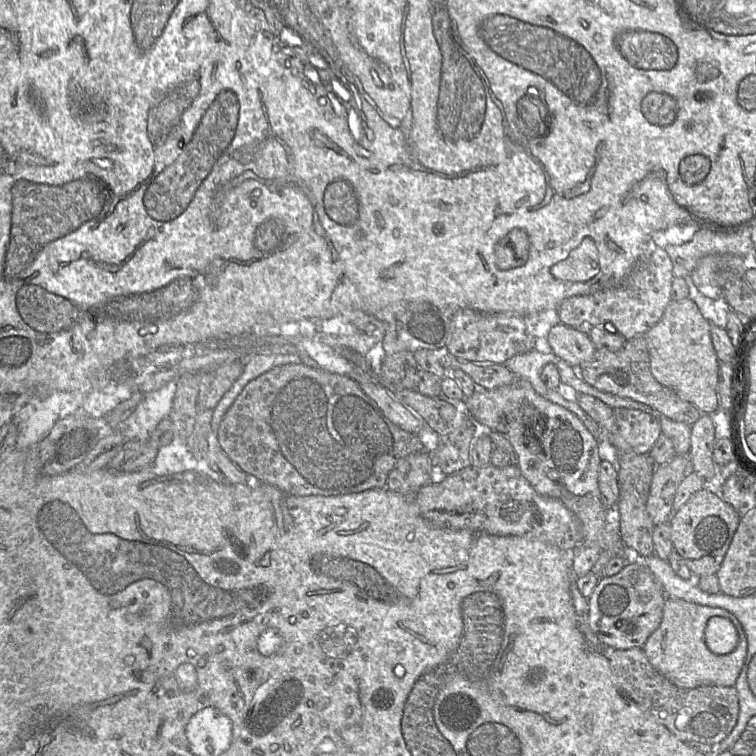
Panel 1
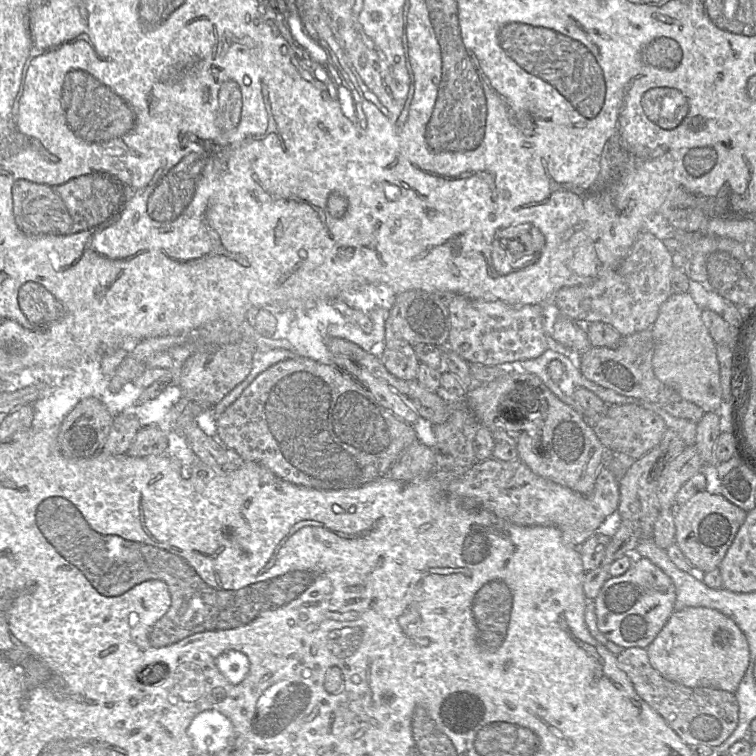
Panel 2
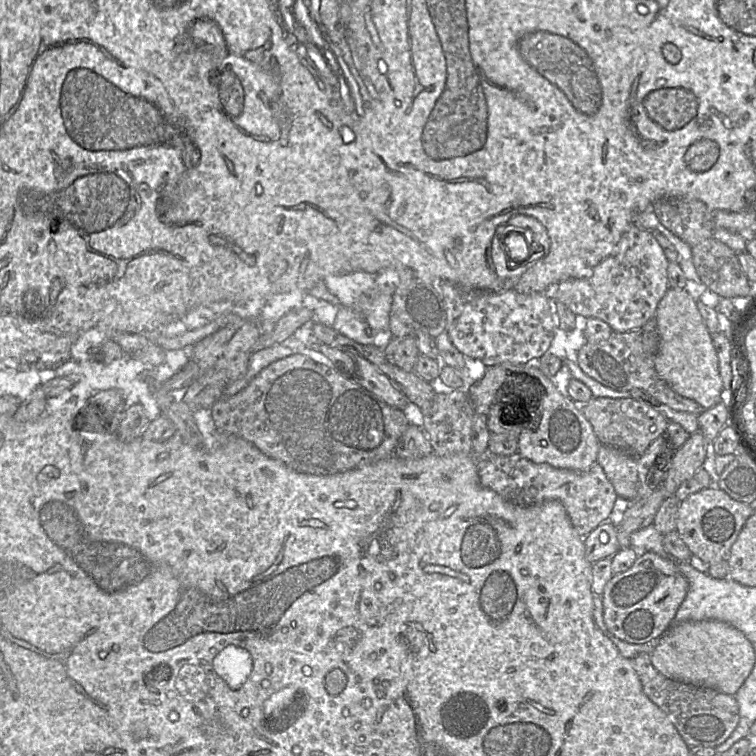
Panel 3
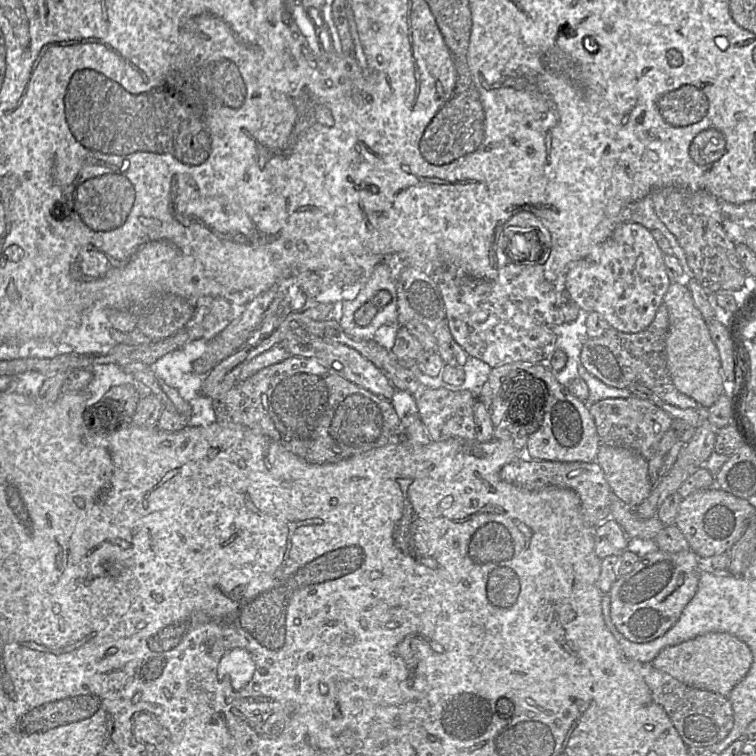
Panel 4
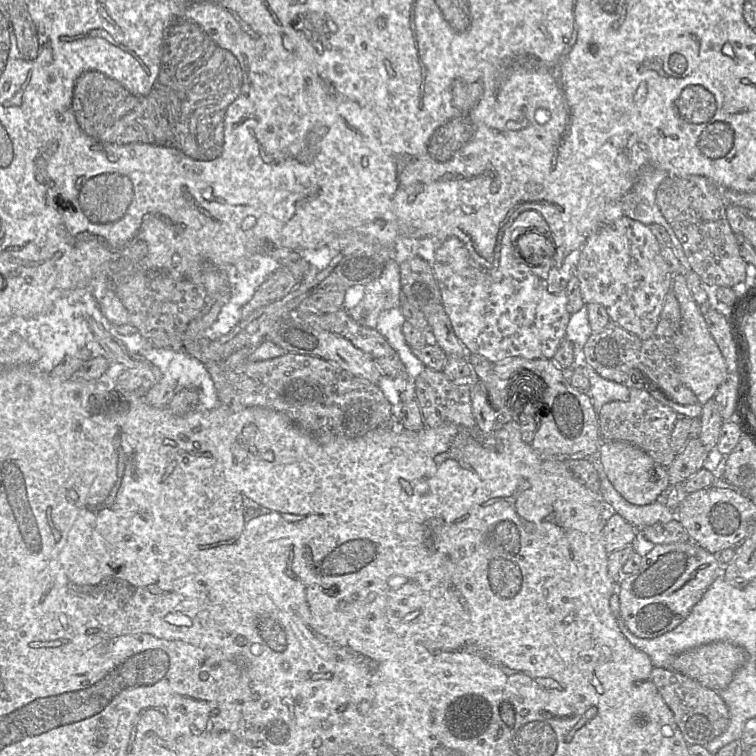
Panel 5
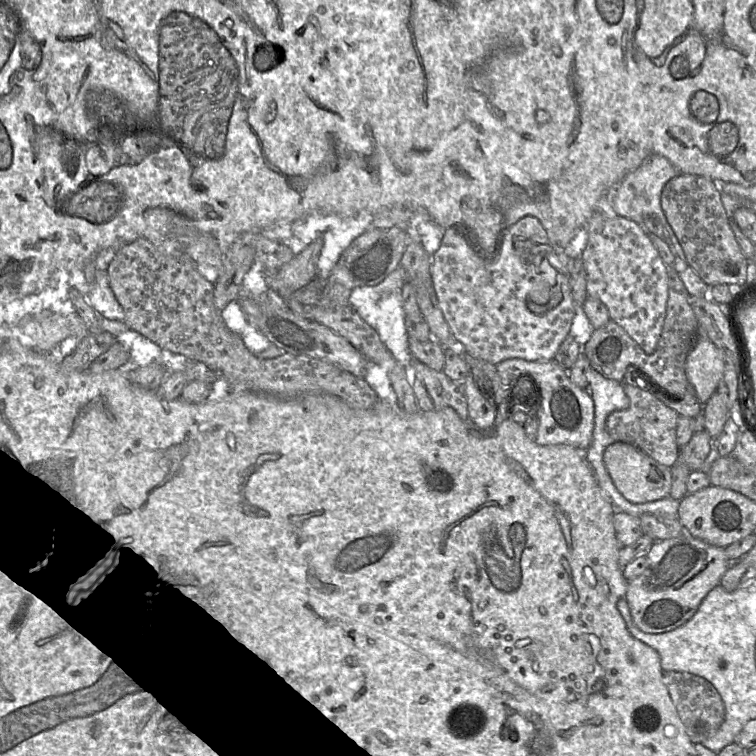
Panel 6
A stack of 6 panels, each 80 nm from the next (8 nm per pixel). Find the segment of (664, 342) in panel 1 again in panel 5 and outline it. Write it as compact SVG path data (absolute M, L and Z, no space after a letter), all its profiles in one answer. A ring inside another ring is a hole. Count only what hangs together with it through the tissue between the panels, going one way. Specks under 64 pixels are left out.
M673 274L671 291L680 308L680 327L675 336L675 369L680 381L690 389L704 405L713 398L727 376L727 367L720 349L708 331L706 322L695 302L682 274Z

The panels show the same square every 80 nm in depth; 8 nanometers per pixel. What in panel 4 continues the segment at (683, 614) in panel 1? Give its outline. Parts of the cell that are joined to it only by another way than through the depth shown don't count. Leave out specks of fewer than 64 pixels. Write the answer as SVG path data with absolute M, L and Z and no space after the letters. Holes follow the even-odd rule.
M711 632L664 648L651 663L657 670L688 686L728 697L731 690L746 676L752 662L752 651L745 642L725 632Z

